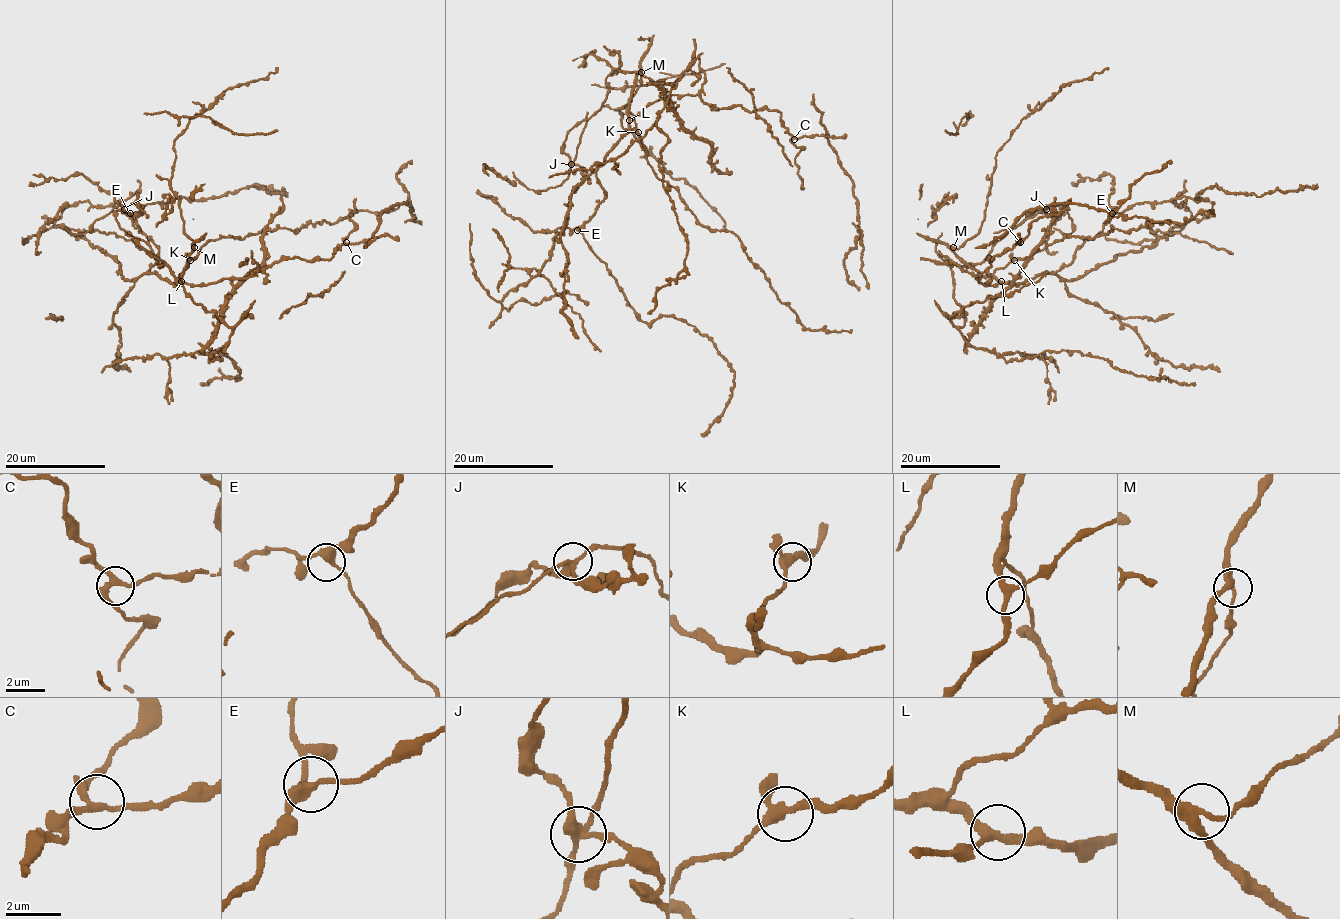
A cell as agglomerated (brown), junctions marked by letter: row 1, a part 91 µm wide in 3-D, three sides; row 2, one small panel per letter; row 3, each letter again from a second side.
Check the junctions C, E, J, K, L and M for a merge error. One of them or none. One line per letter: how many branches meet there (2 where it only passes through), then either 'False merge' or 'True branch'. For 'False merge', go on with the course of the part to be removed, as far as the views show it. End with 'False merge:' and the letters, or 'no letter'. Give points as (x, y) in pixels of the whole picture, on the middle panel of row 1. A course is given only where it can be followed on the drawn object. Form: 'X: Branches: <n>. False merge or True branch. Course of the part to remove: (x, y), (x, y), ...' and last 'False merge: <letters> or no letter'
C: Branches: 4. True branch
E: Branches: 3. True branch
J: Branches: 4. False merge. Course of the part to remove: (571, 164), (570, 174), (563, 181), (536, 191), (519, 181), (513, 171)
K: Branches: 3. True branch
L: Branches: 3. True branch
M: Branches: 3. True branch
False merge: J

